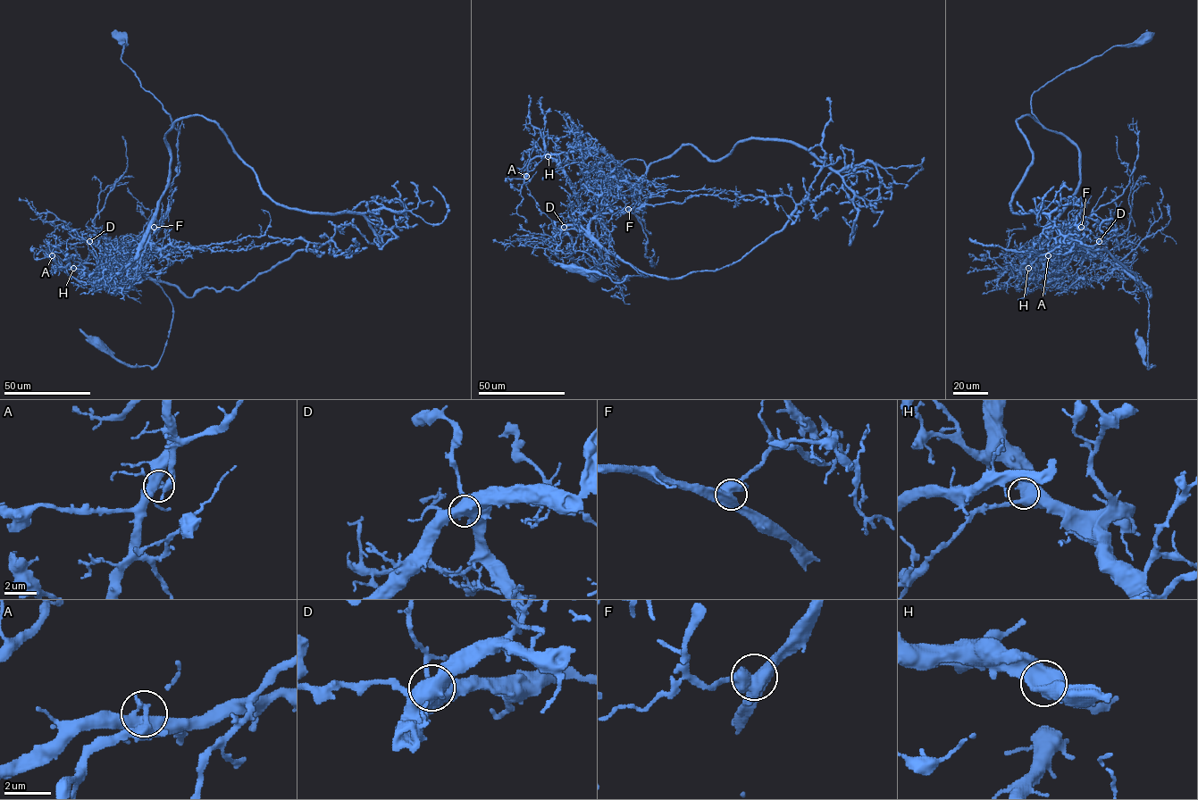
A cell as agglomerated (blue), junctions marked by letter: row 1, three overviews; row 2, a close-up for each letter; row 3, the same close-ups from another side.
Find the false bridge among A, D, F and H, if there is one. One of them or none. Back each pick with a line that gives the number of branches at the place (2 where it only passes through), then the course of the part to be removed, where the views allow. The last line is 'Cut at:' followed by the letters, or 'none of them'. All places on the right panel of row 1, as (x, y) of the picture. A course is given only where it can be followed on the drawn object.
A: 6 | (1048, 255), (1029, 269), (1047, 274), (1093, 249), (1151, 294), (1107, 250), (1065, 241), (1040, 254), (969, 238)
Cut at: A

